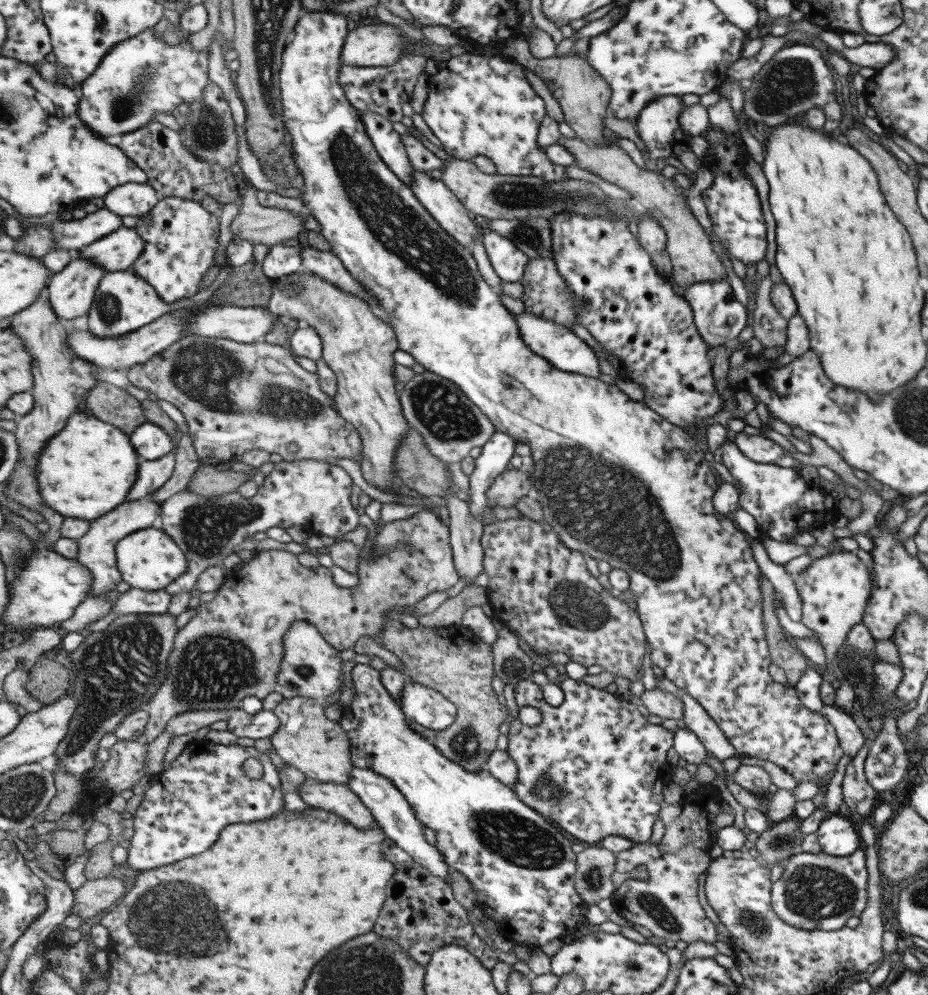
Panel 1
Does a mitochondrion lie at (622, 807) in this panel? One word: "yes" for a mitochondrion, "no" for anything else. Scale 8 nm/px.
no

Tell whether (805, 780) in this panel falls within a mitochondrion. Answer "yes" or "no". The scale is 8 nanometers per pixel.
no

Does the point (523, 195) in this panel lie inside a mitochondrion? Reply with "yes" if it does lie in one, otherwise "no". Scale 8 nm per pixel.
yes

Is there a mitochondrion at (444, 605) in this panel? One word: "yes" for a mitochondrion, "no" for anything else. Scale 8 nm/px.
no

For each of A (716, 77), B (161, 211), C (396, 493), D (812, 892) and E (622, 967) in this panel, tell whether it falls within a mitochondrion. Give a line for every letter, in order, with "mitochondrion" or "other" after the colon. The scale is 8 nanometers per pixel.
A: other
B: other
C: other
D: mitochondrion
E: other

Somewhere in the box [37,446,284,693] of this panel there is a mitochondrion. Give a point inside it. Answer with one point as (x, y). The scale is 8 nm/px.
(206, 527)

